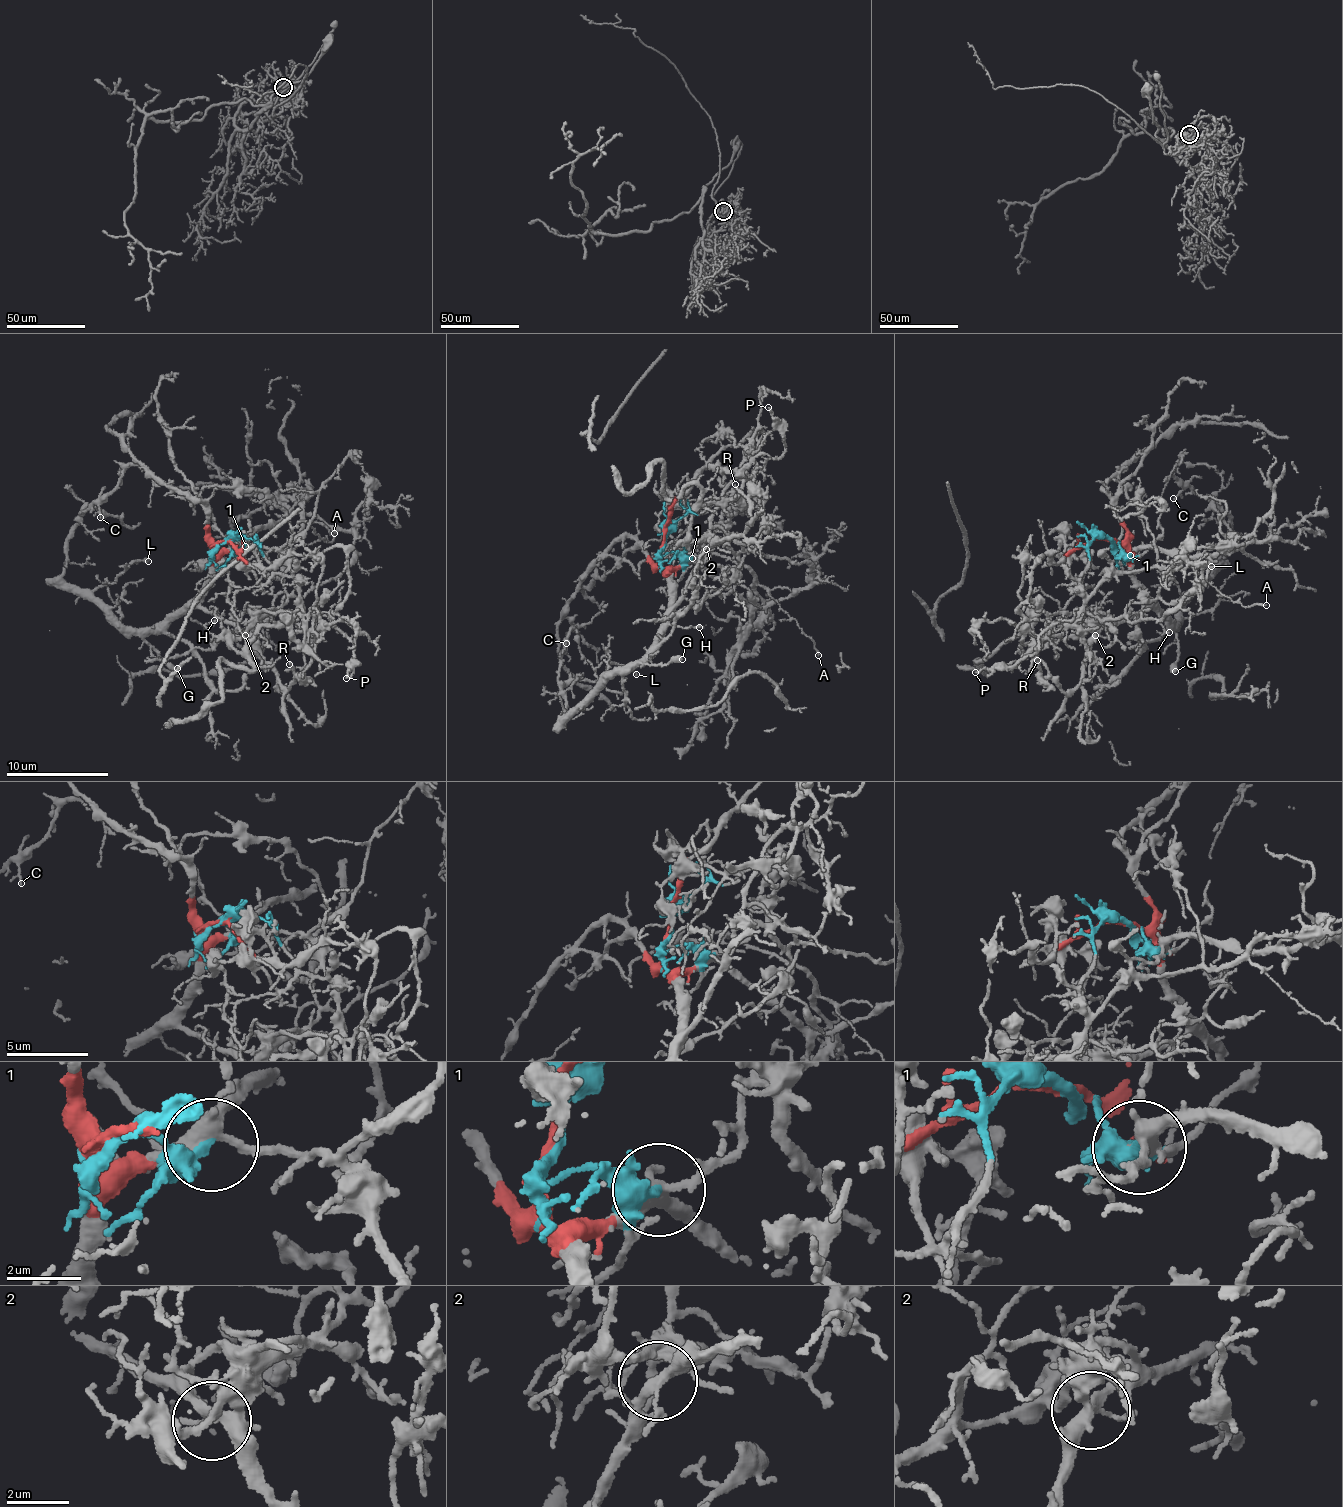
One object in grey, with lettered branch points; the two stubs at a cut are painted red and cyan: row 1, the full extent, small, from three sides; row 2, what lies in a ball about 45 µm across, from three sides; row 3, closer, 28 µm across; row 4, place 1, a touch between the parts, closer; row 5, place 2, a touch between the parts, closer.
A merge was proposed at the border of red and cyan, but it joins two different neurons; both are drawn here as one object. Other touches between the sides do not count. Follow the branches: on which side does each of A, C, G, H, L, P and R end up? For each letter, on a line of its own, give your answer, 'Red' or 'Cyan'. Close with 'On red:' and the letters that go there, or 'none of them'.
A: Cyan
C: Red
G: Red
H: Red
L: Red
P: Cyan
R: Red
On red: C, G, H, L, R

